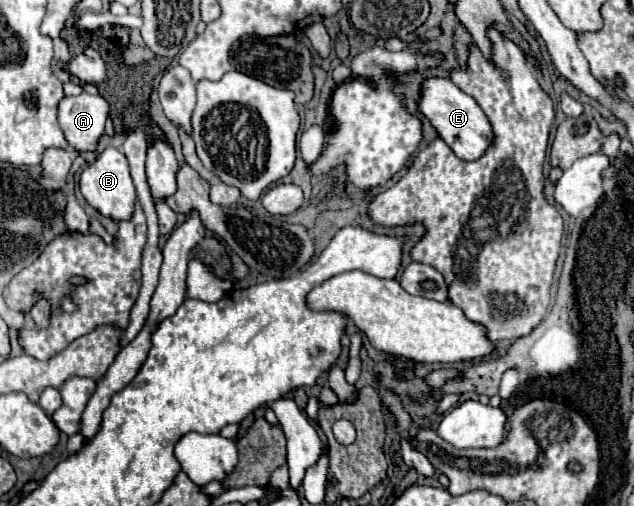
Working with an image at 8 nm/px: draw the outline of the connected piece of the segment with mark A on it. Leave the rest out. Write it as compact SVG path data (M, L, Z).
M87 92L79 96L65 96L59 102L59 126L77 152L95 152L101 136L105 134L105 122L109 116L109 104L103 96L91 96Z

